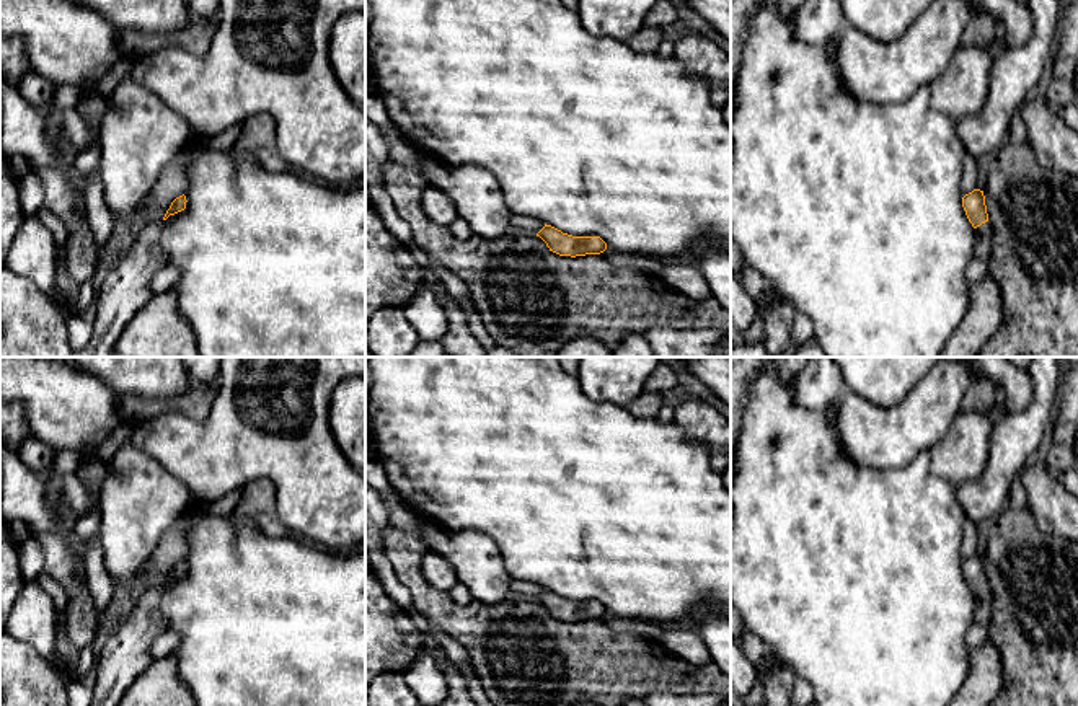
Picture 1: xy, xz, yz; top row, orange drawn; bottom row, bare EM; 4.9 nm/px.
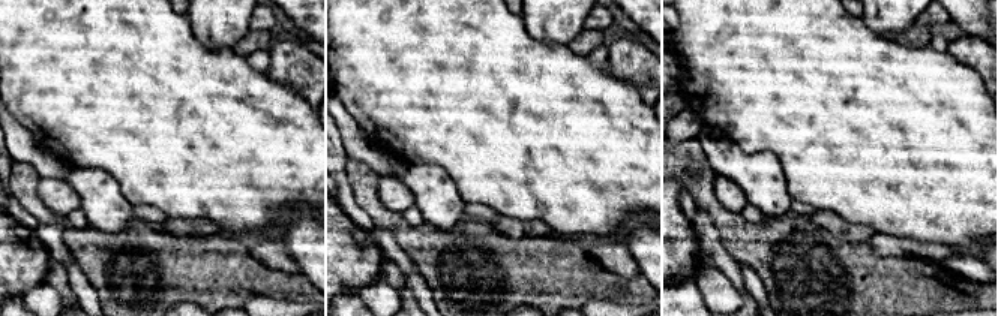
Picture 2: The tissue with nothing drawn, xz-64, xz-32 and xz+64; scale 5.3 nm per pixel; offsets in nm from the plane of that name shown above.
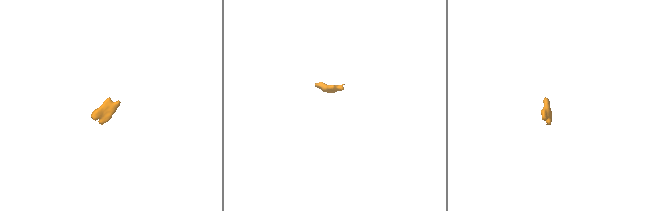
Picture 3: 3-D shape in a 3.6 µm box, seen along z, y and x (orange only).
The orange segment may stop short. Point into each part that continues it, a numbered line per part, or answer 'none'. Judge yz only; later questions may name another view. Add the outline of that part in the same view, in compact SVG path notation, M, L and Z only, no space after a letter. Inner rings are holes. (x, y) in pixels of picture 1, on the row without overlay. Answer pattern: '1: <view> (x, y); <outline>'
1: yz (982, 615); M985 587L974 595L975 595L974 623L988 628L992 618L992 590L990 587Z

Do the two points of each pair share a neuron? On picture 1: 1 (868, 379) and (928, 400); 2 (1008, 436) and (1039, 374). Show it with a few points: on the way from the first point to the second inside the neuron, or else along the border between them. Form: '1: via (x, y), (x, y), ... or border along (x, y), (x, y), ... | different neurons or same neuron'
1: border along (928, 374), (892, 406), (874, 406), (870, 401) | different neurons
2: via (1024, 421), (1041, 405), (1041, 390) | same neuron

